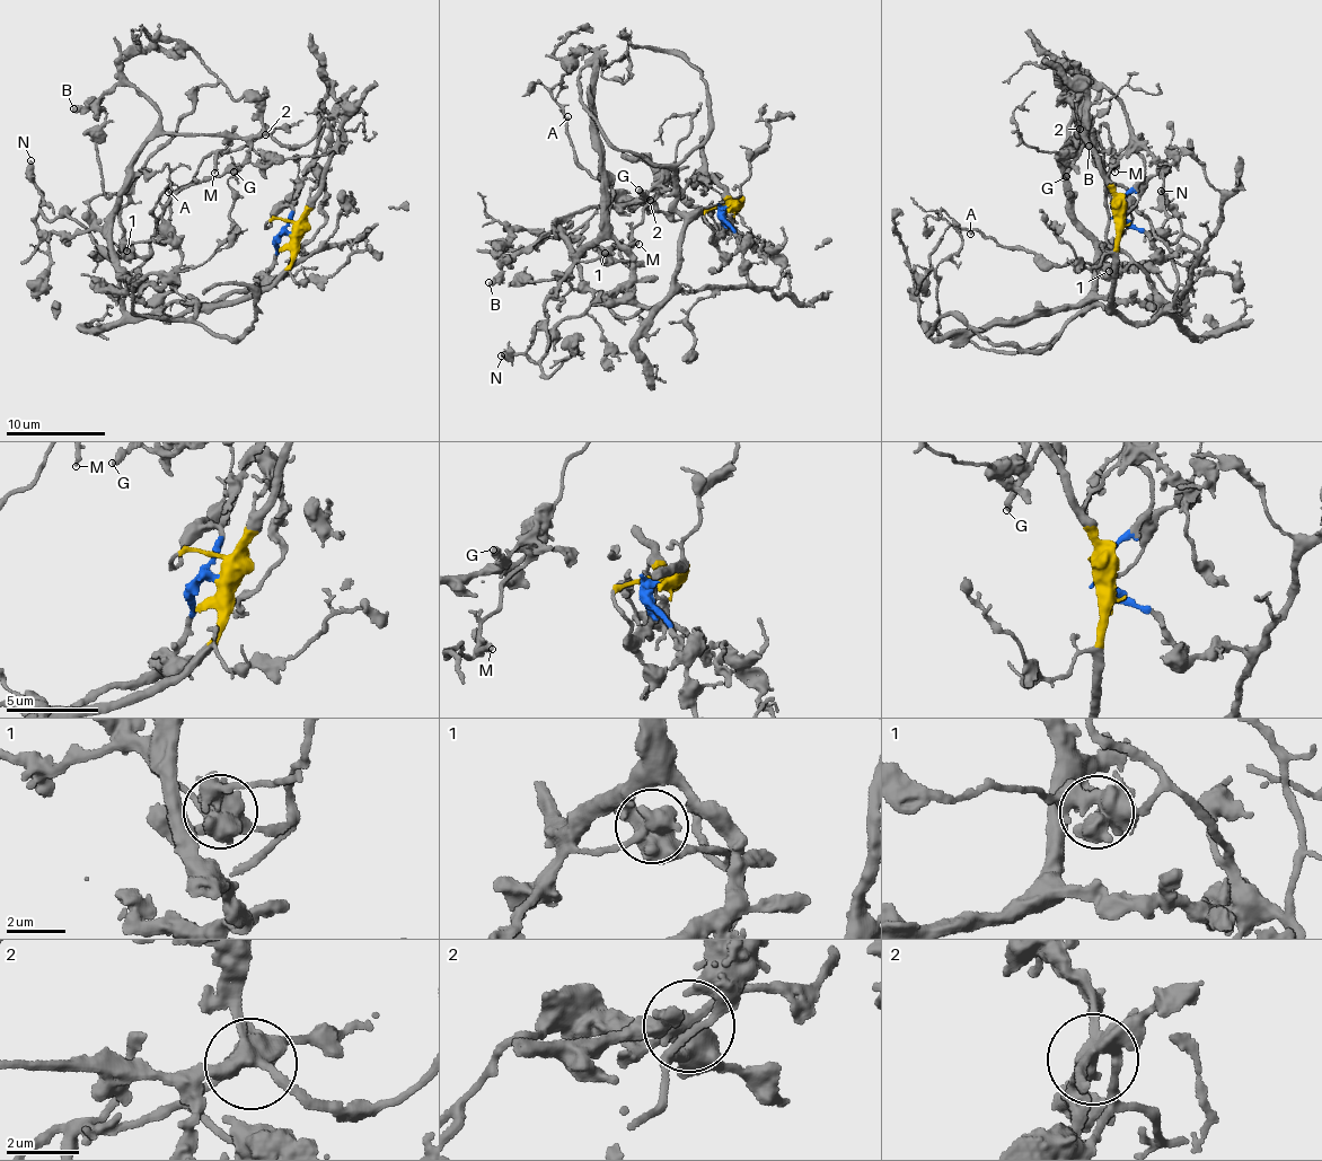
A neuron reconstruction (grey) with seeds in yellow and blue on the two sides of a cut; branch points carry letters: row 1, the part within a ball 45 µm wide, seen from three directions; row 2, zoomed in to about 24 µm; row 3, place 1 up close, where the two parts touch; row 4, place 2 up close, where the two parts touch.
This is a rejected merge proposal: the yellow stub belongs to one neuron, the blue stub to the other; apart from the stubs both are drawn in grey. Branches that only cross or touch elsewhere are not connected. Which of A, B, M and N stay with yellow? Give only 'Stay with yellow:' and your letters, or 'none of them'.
Stay with yellow: A, M, N

